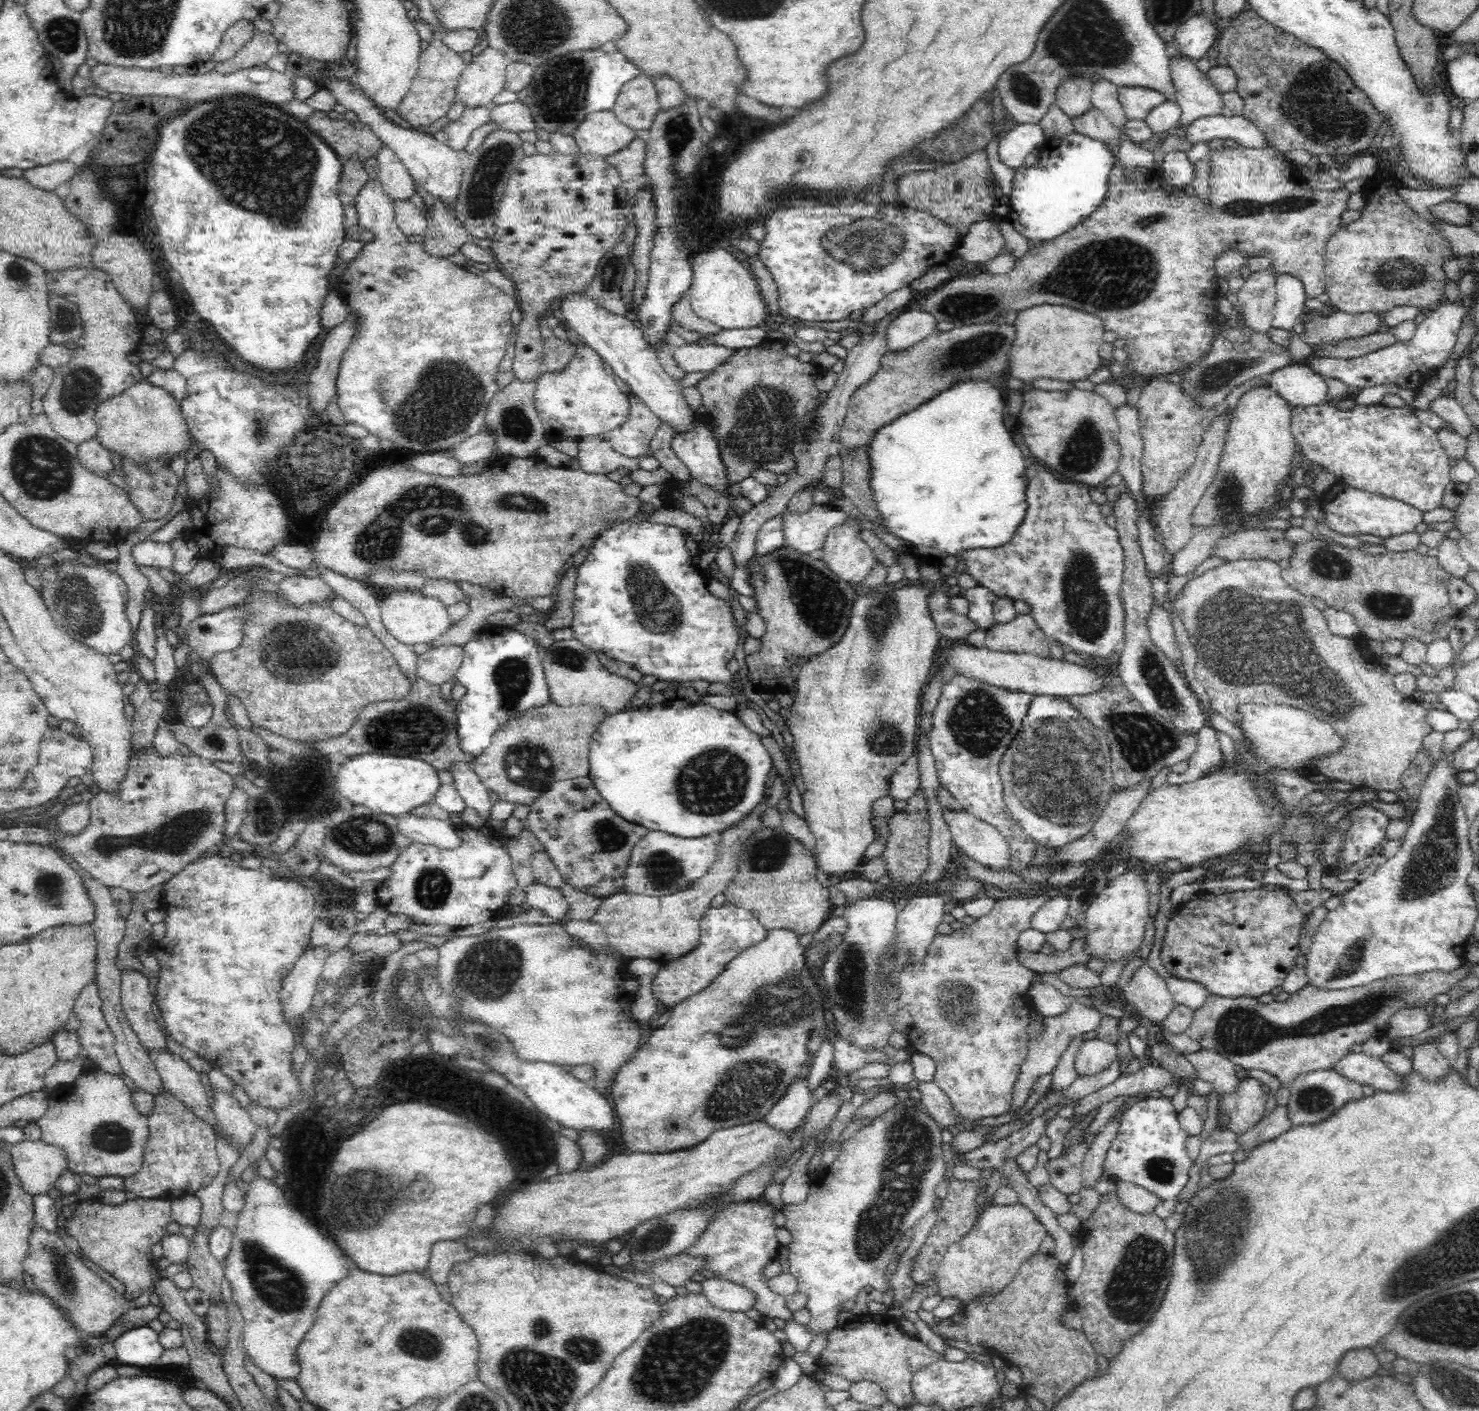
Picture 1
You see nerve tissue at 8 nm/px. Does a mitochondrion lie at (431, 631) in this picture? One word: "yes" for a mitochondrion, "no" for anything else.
no

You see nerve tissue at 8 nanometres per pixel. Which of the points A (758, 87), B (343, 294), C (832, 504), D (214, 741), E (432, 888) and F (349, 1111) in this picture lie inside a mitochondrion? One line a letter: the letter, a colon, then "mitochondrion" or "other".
A: other
B: other
C: other
D: other
E: mitochondrion
F: other

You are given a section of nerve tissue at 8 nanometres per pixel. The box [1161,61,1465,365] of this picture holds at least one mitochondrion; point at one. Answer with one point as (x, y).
(1398, 274)

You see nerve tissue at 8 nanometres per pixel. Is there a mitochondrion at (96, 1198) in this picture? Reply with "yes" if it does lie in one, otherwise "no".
no

